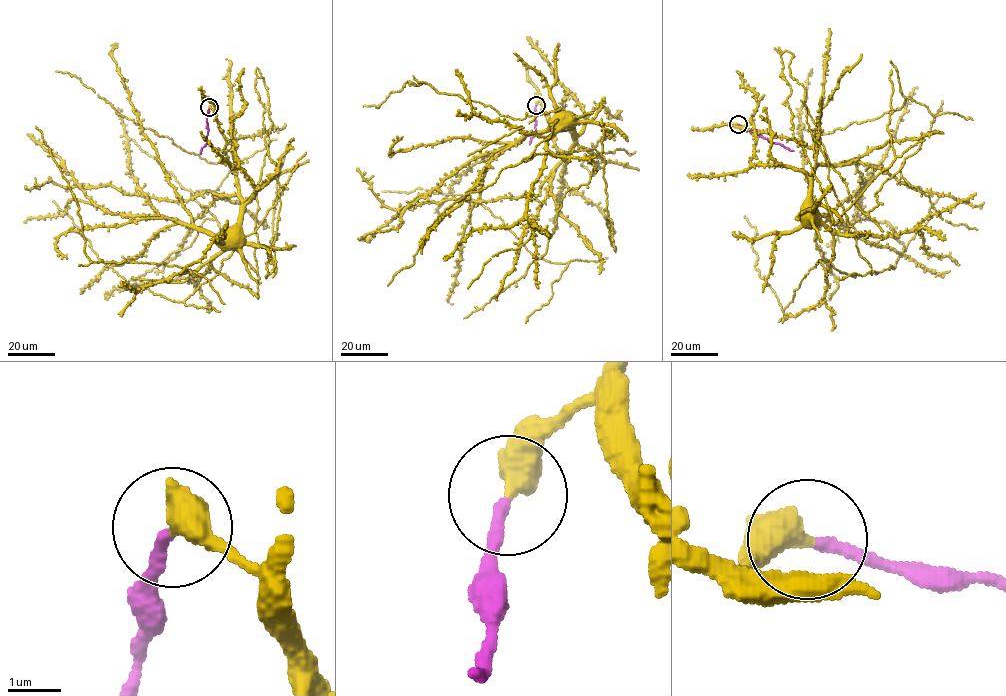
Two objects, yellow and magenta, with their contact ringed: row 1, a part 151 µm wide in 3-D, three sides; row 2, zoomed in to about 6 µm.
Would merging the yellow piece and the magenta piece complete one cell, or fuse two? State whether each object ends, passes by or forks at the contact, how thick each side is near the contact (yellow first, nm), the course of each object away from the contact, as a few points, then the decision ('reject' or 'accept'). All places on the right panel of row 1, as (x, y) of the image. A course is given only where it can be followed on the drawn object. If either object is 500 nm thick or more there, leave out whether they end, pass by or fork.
550 nm thick on the yellow side, 200 nm on the other; yellow runs (737, 124), (735, 126), (795, 139), (813, 148), (815, 168), (808, 201); magenta runs (738, 124), (793, 150); reject

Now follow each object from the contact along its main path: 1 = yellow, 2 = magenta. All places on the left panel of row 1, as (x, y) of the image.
1: (210, 108), (226, 142), (227, 163), (236, 175), (242, 207), (235, 226)
2: (209, 108), (207, 143), (200, 153)

